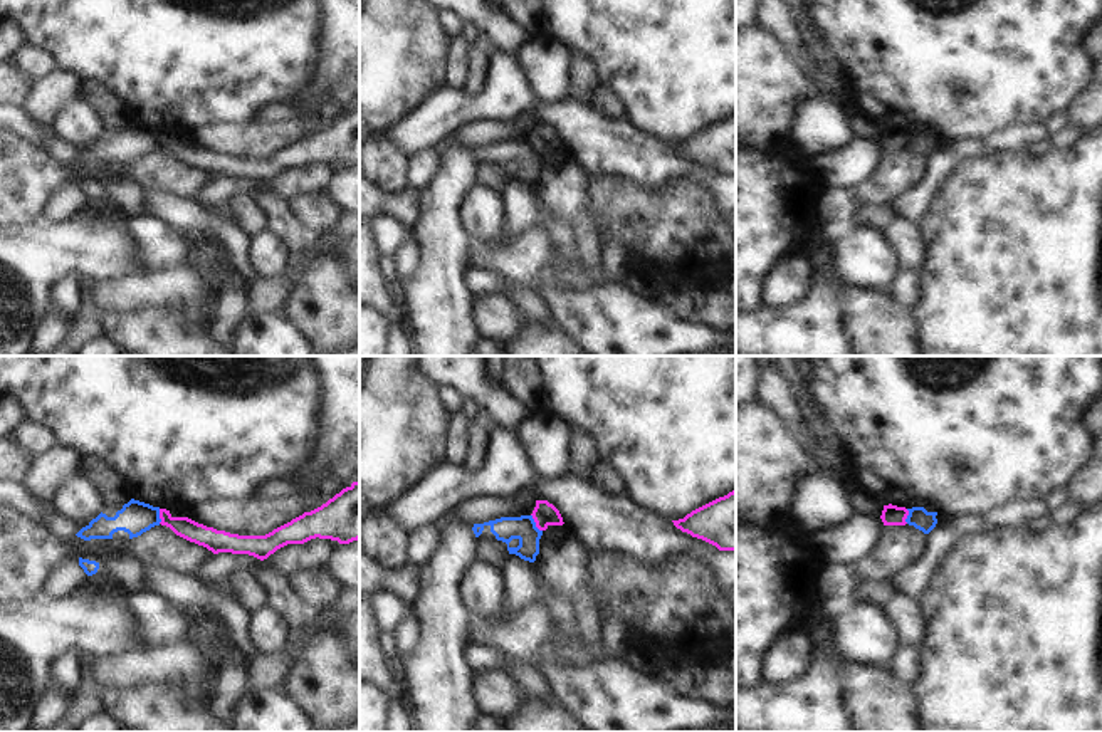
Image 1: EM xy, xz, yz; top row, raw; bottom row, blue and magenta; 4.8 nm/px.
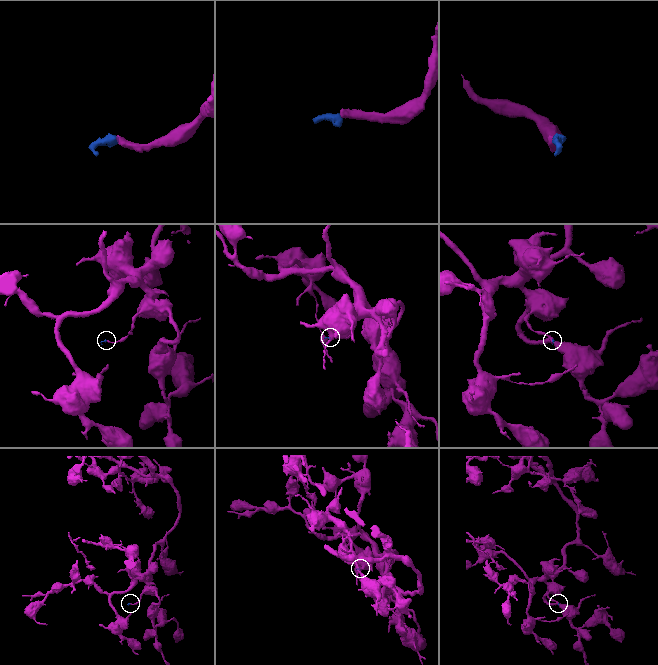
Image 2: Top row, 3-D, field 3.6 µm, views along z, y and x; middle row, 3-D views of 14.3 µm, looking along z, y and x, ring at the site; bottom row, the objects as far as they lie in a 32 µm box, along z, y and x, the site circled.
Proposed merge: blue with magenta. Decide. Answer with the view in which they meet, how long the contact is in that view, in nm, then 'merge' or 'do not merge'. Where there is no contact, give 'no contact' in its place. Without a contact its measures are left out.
xz | 100 nm | do not merge

